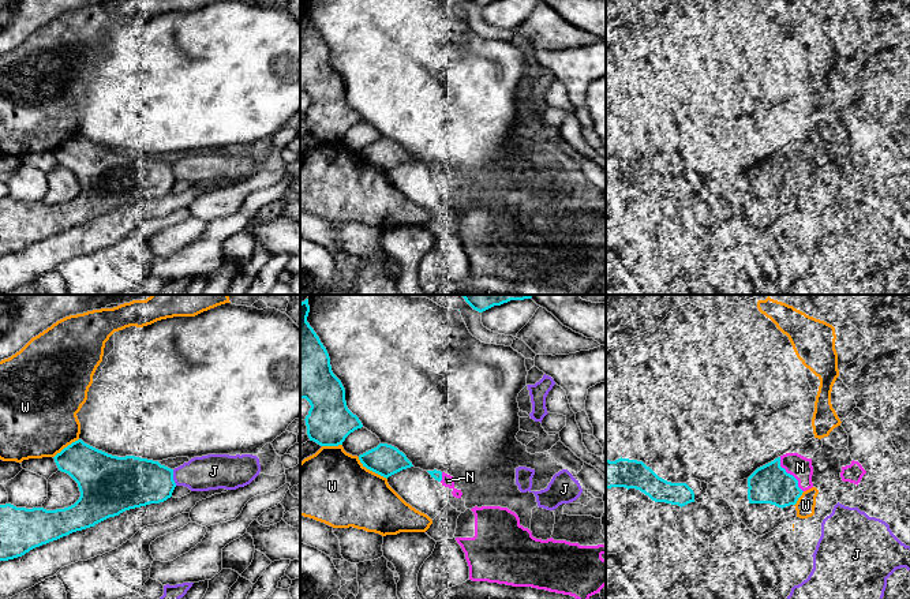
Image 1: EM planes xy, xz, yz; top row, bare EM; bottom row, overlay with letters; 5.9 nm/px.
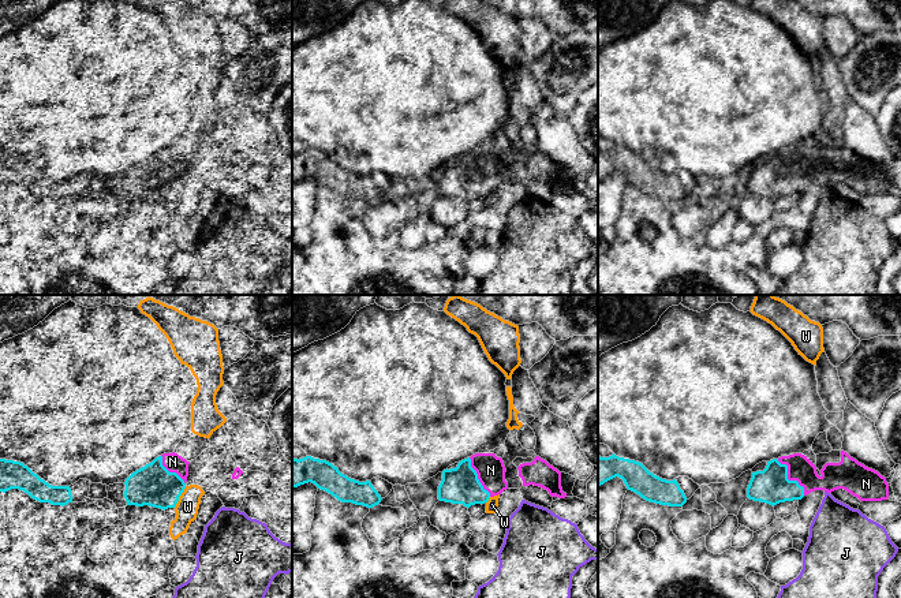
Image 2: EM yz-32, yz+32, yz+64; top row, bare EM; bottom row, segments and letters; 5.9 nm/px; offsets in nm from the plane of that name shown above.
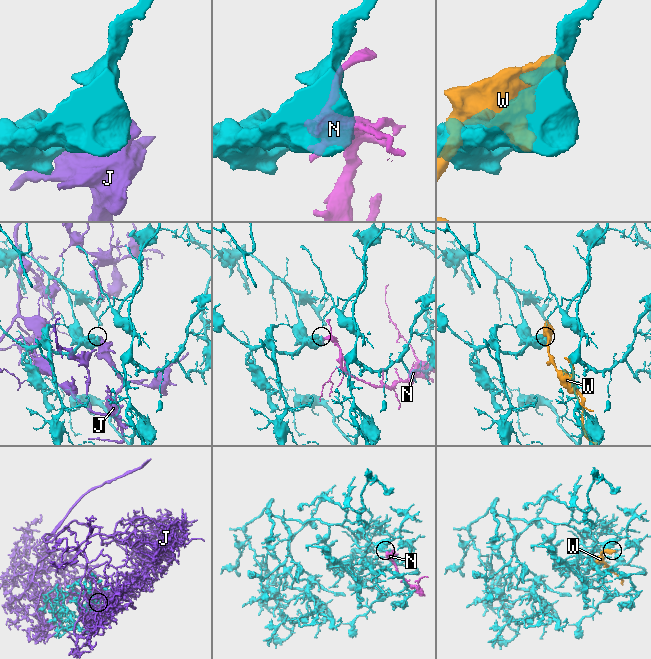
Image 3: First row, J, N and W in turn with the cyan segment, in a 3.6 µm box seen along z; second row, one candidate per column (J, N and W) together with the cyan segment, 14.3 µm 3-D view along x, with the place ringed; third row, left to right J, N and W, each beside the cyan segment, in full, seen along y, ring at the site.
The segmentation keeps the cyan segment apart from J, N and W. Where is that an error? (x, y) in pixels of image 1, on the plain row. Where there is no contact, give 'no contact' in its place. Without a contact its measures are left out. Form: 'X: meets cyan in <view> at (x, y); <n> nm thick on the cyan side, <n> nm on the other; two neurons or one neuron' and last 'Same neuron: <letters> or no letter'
J: meets cyan in xy at (172, 172); 320 nm thick on the cyan side, 200 nm on the other; two neurons
N: meets cyan in yz at (789, 168); 220 nm thick on the cyan side, 140 nm on the other; one neuron
W: meets cyan in xz at (371, 164); 190 nm thick on the cyan side, 440 nm on the other; two neurons
Same neuron: N

